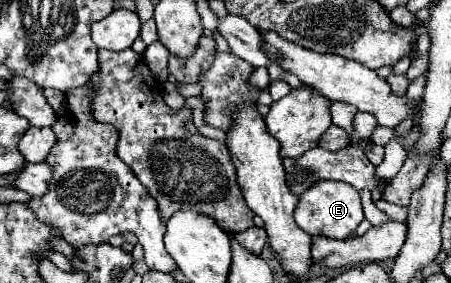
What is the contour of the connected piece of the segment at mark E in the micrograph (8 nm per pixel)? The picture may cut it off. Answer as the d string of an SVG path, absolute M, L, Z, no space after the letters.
M317 181L299 197L295 209L295 221L309 235L347 239L349 235L355 233L357 225L363 221L359 191L341 181Z

